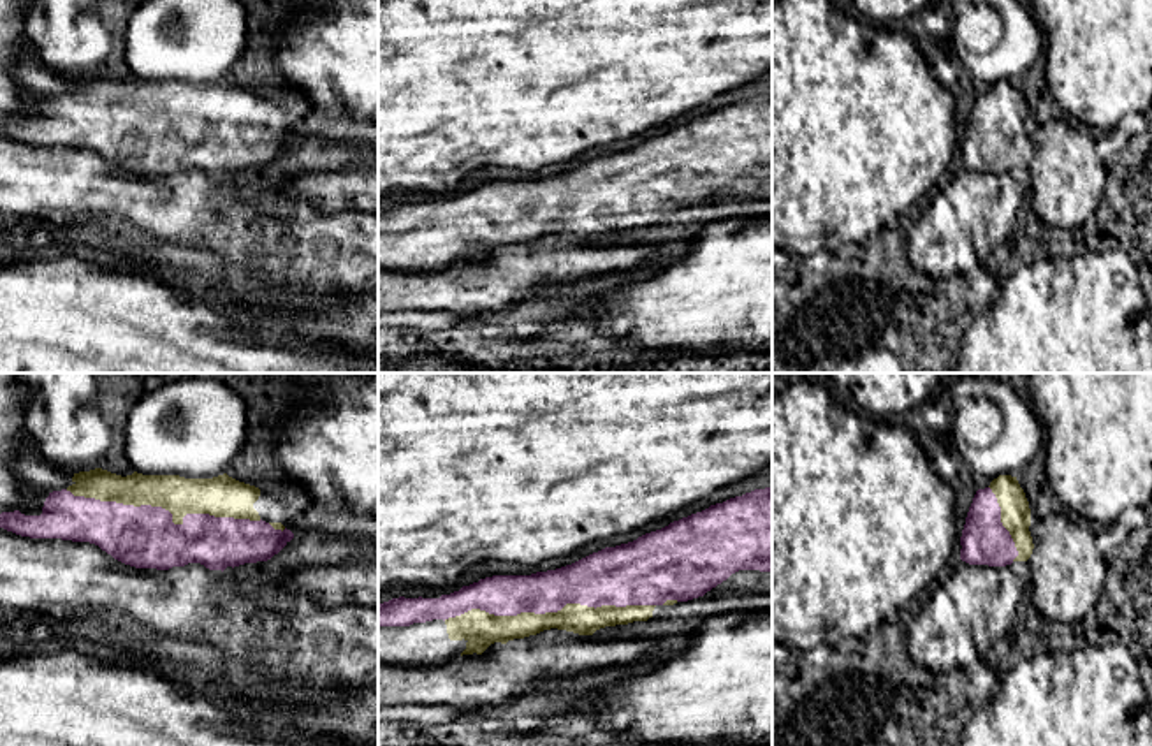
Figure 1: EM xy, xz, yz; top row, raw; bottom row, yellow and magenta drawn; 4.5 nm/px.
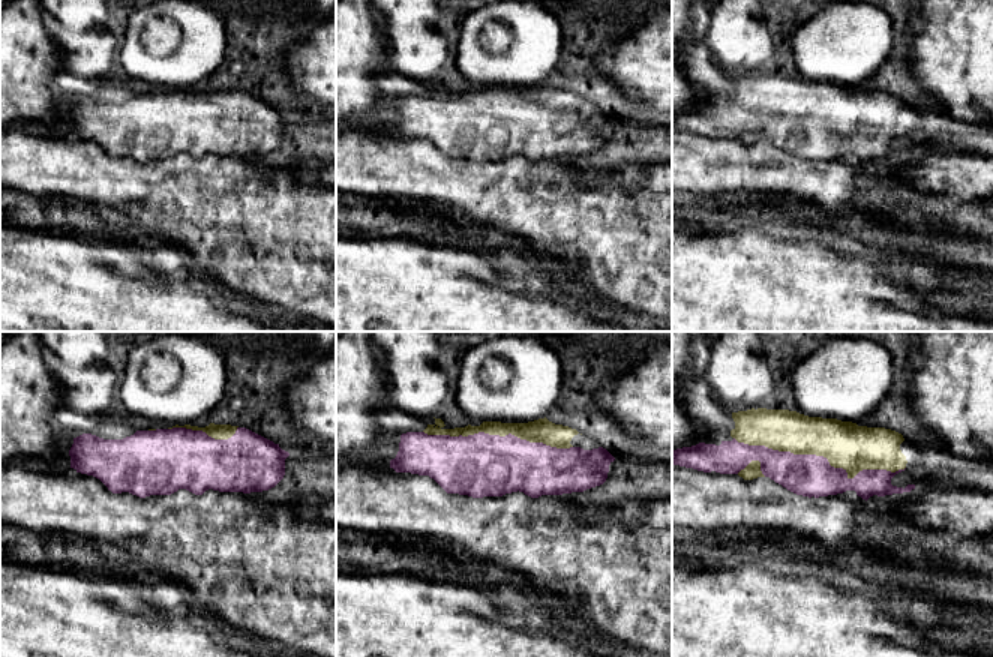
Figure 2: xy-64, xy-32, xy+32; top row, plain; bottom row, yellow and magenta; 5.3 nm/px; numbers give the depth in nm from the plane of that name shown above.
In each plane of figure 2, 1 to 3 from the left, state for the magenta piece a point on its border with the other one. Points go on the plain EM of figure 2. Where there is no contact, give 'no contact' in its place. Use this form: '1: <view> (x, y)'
1: xy-64 (204, 95)
2: xy-32 (498, 98)
3: xy+32 (821, 119)

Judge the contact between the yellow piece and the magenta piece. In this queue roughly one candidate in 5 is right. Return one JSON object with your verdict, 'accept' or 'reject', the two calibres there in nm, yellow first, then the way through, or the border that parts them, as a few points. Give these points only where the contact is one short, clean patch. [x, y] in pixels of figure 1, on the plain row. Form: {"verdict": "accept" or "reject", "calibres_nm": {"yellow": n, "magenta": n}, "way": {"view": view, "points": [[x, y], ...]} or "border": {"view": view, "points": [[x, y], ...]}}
{"verdict": "accept", "calibres_nm": {"yellow": 140, "magenta": 240}}

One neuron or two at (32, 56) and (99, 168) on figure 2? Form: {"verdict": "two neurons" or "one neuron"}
{"verdict": "two neurons"}

